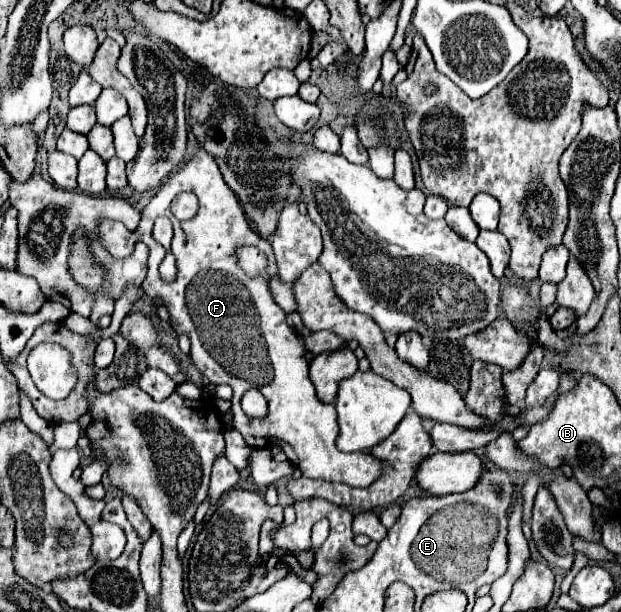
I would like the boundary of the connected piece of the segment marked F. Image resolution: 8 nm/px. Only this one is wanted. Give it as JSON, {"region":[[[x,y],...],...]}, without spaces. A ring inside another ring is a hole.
{"region":[[[199,149],[177,173],[171,173],[167,183],[159,187],[143,209],[137,237],[149,247],[149,271],[143,281],[145,293],[151,299],[161,297],[165,301],[177,335],[187,333],[191,337],[193,365],[213,385],[227,383],[233,387],[233,421],[245,443],[249,447],[267,447],[277,439],[289,461],[295,467],[299,463],[305,477],[337,481],[349,487],[371,485],[385,467],[371,453],[341,453],[335,447],[337,411],[333,403],[321,403],[315,395],[303,337],[287,325],[287,313],[275,305],[265,281],[245,277],[239,265],[235,265],[231,253],[239,245],[255,245],[269,253],[269,273],[277,275],[271,243],[251,231],[235,193],[223,181],[211,153]],[[183,191],[199,197],[199,211],[189,221],[175,219],[169,209],[173,197]],[[159,215],[169,217],[175,229],[171,241],[177,265],[175,281],[163,281],[159,275],[159,265],[167,255],[165,247],[151,235],[153,221]],[[249,389],[257,389],[267,399],[267,415],[261,419],[247,417],[241,409],[241,397]]]}

